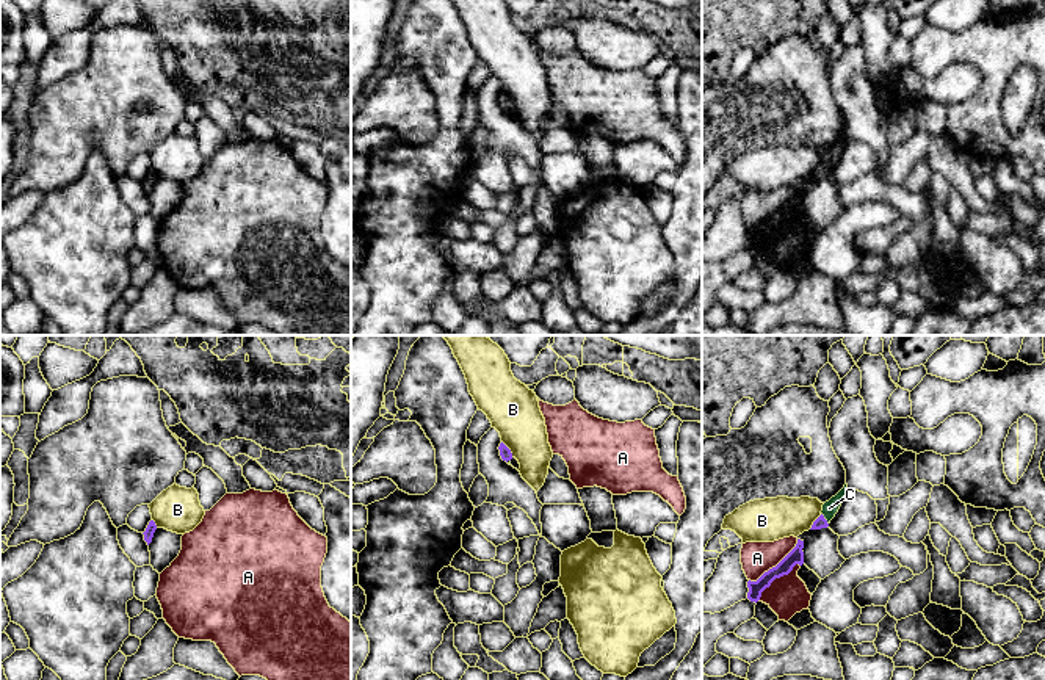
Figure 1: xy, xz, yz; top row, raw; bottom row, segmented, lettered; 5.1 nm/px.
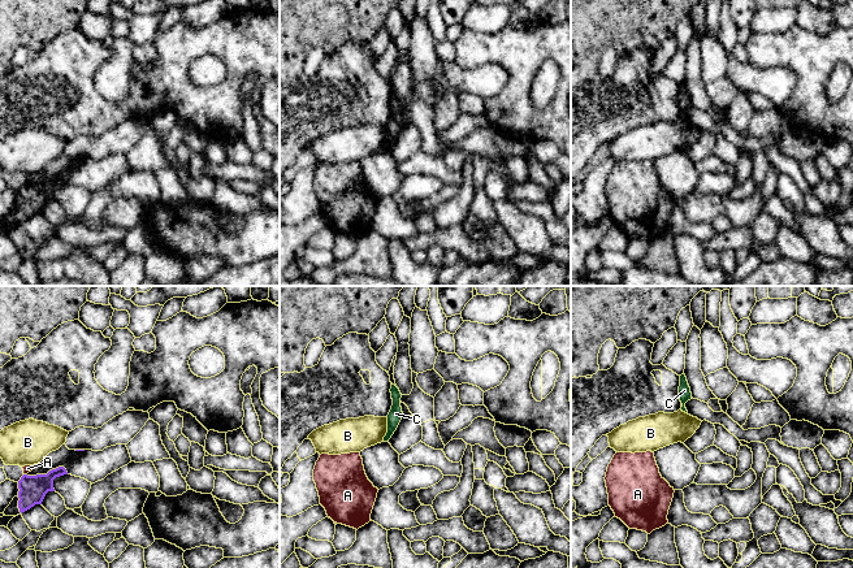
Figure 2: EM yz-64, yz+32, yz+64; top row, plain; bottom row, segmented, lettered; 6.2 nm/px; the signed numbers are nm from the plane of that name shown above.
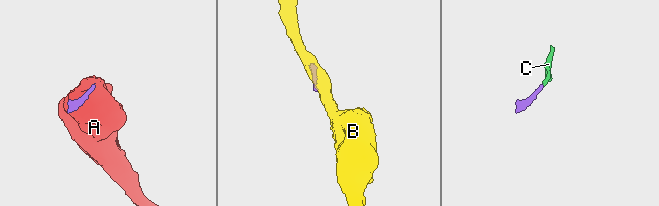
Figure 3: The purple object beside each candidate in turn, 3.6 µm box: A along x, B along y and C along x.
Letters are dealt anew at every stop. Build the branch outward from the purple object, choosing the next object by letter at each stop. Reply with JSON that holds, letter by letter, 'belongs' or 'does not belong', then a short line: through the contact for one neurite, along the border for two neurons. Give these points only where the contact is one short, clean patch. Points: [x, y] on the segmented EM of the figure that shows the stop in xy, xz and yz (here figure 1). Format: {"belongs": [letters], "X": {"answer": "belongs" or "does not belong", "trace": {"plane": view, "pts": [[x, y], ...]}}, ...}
{"belongs": ["C"], "A": {"answer": "does not belong", "trace": {"plane": "yz", "pts": [[798, 539], [774, 566], [755, 580], [749, 580]]}}, "B": {"answer": "does not belong", "trace": {"plane": "xz", "pts": [[502, 441], [513, 456]]}}, "C": {"answer": "belongs", "trace": {"plane": "yz", "pts": [[820, 522], [824, 519], [829, 508]]}}}

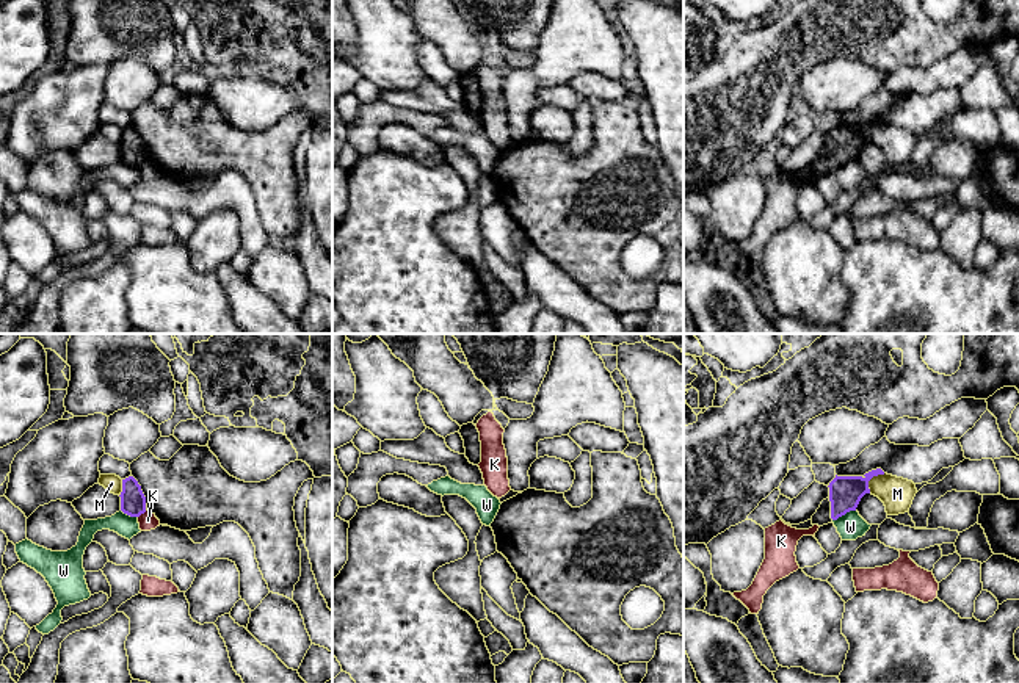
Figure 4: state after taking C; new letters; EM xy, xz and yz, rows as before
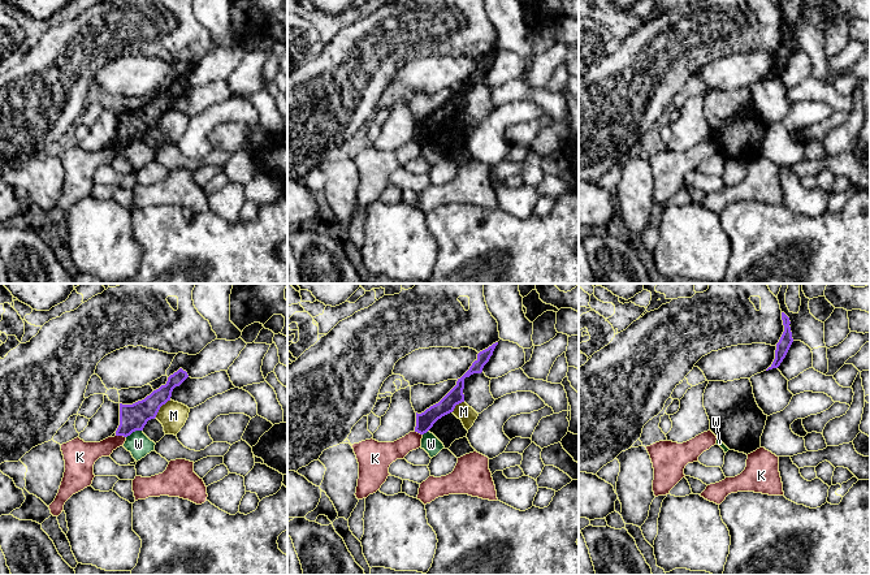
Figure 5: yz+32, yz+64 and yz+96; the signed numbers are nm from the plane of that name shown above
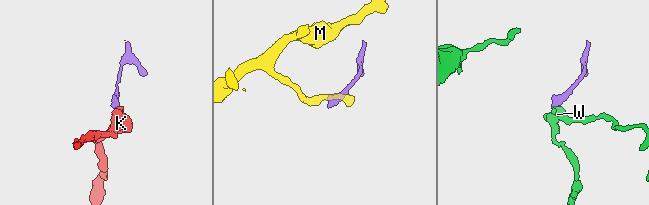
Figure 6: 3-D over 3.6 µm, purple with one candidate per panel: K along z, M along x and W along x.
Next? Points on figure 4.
{"belongs": [], "K": {"answer": "does not belong", "trace": {"plane": "xy", "pts": [[146, 511], [138, 517]]}}, "M": {"answer": "does not belong", "trace": {"plane": "yz", "pts": [[884, 473], [878, 473], [869, 481], [869, 492]]}}, "W": {"answer": "does not belong", "trace": {"plane": "yz", "pts": [[855, 509], [833, 520]]}}}

